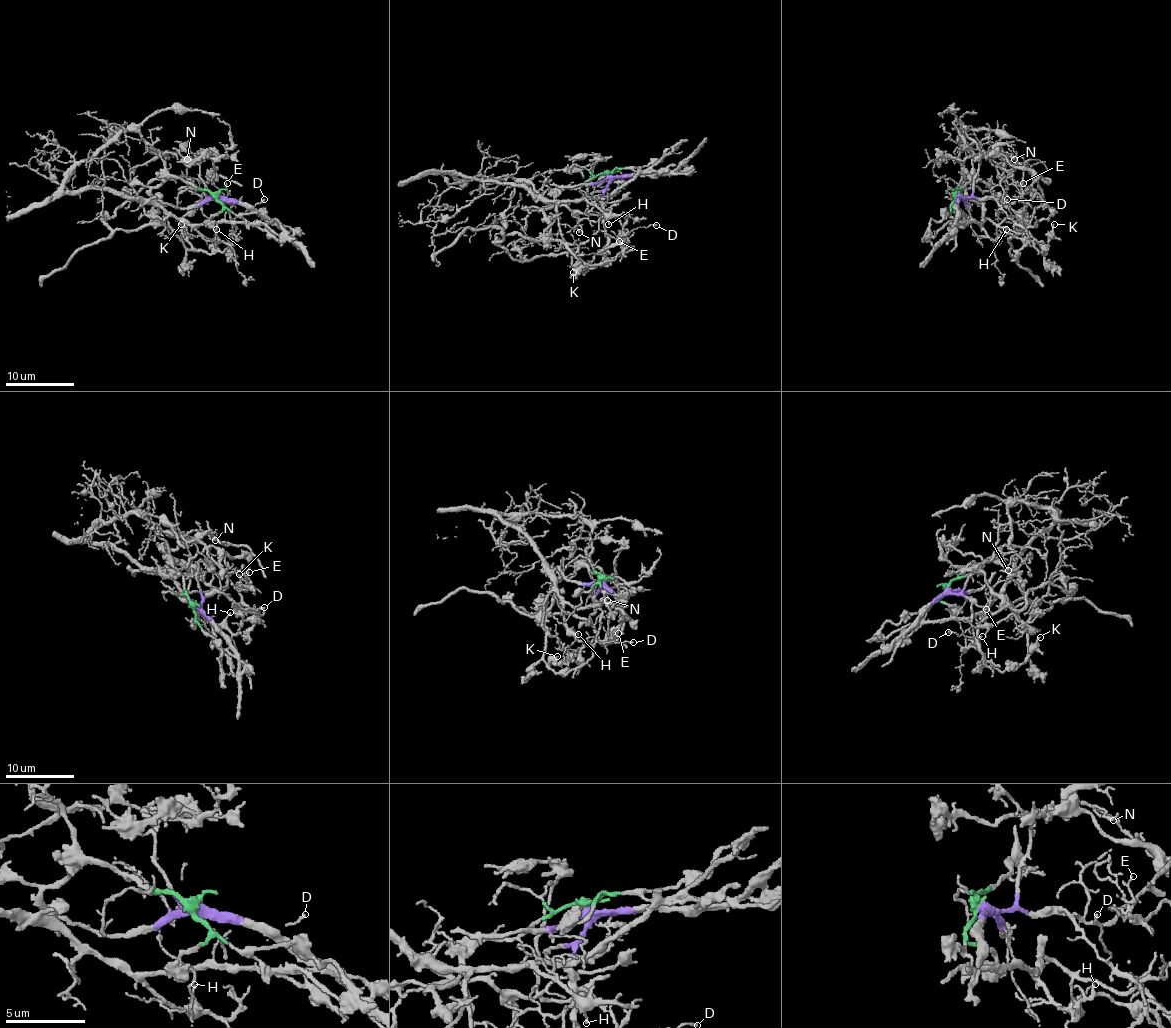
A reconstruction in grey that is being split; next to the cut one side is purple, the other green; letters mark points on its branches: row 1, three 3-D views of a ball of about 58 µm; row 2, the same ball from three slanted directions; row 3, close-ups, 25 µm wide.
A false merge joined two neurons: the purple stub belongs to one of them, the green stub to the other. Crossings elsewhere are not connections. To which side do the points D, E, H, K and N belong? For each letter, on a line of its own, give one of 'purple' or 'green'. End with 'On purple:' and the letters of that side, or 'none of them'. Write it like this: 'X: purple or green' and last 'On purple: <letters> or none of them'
D: purple
E: green
H: green
K: green
N: green
On purple: D

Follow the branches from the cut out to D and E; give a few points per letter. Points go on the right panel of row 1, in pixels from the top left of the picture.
D: (956, 196), (992, 198), (1009, 218), (1013, 217), (1006, 203), (1008, 199)
E: (956, 196), (975, 177), (1027, 229), (1047, 218), (1051, 208), (1037, 194), (1025, 201), (1023, 182)

